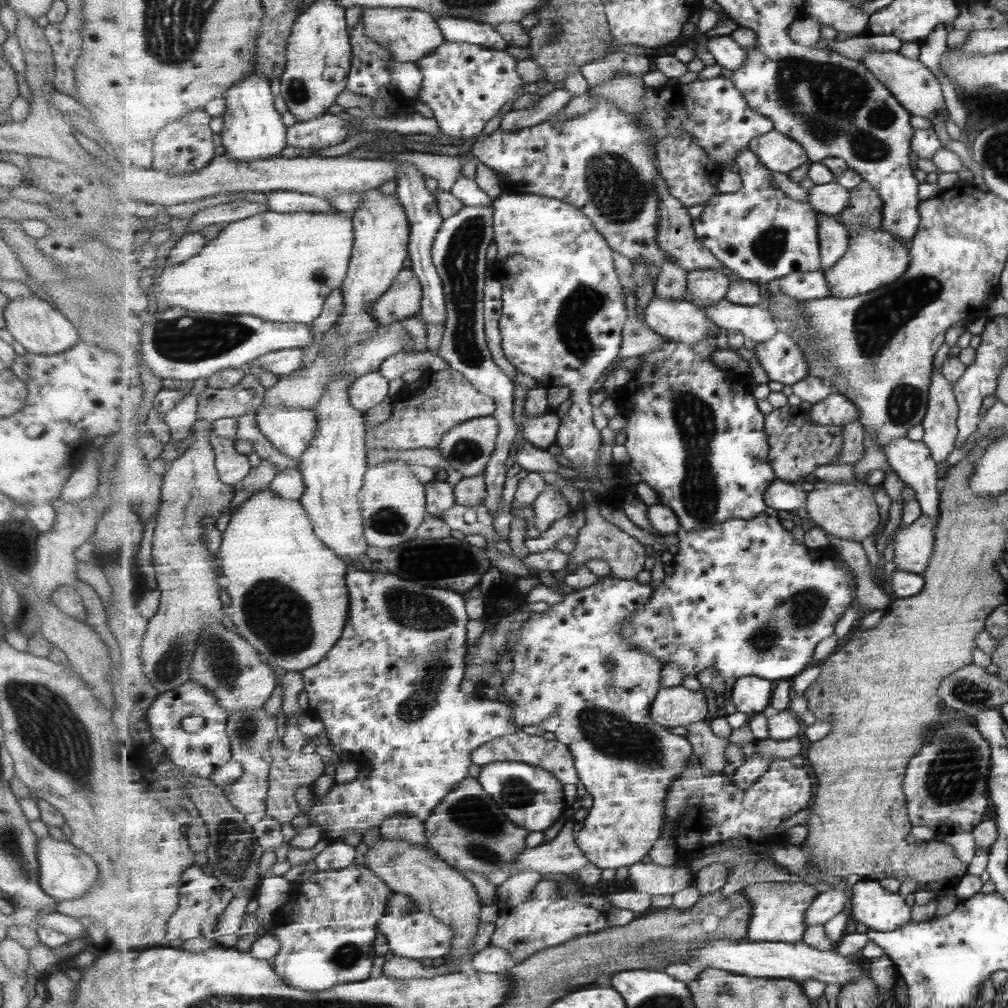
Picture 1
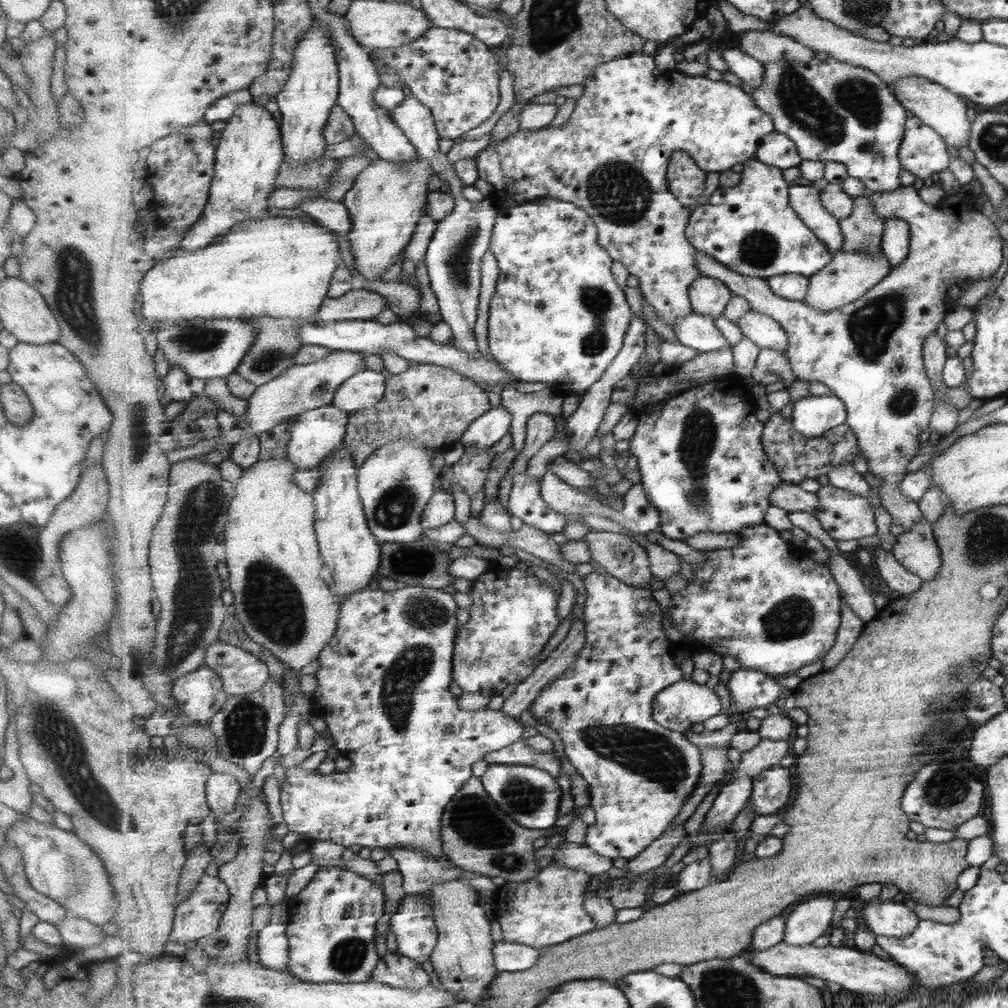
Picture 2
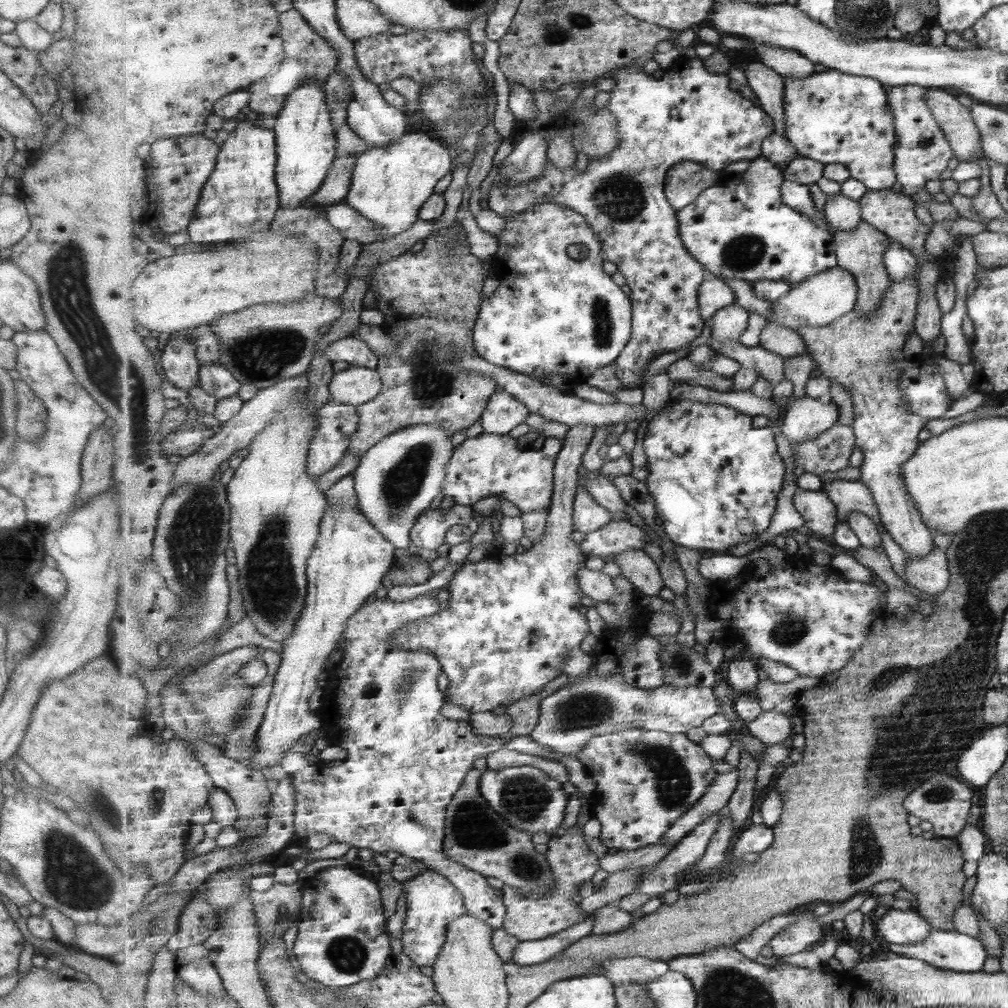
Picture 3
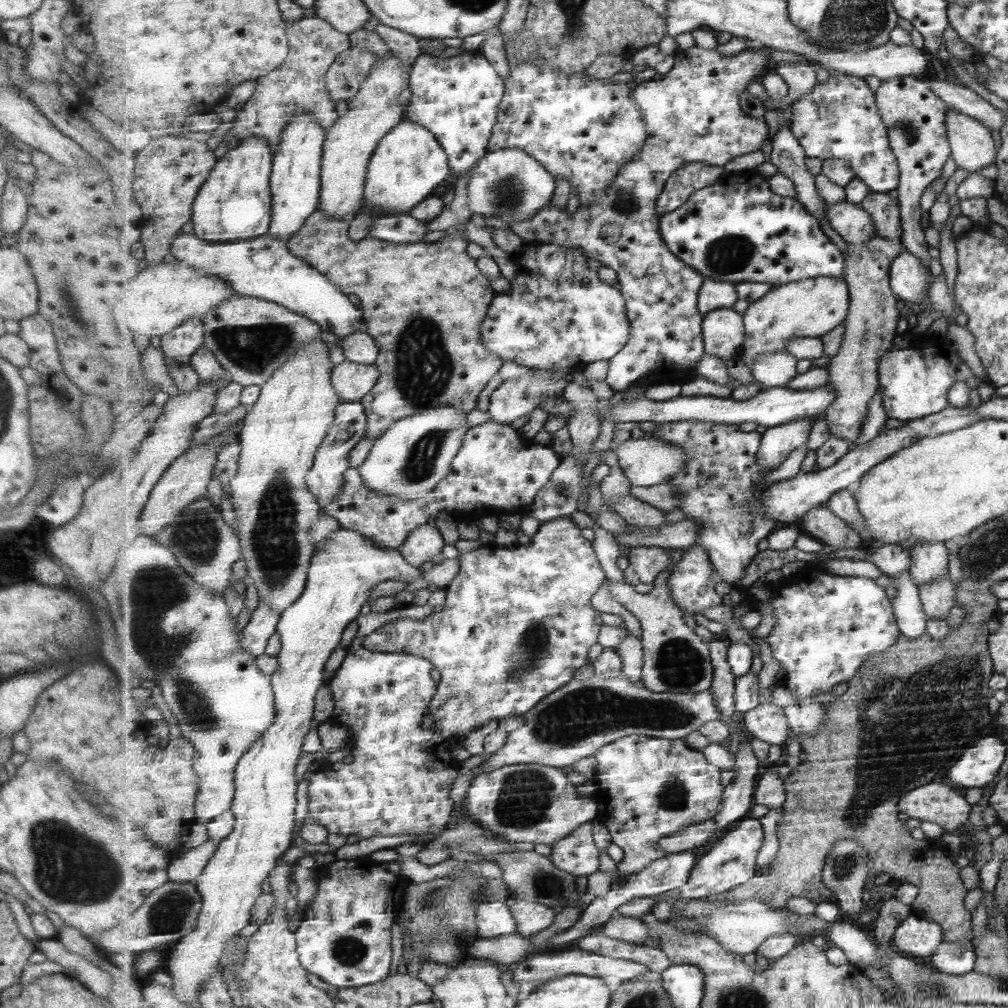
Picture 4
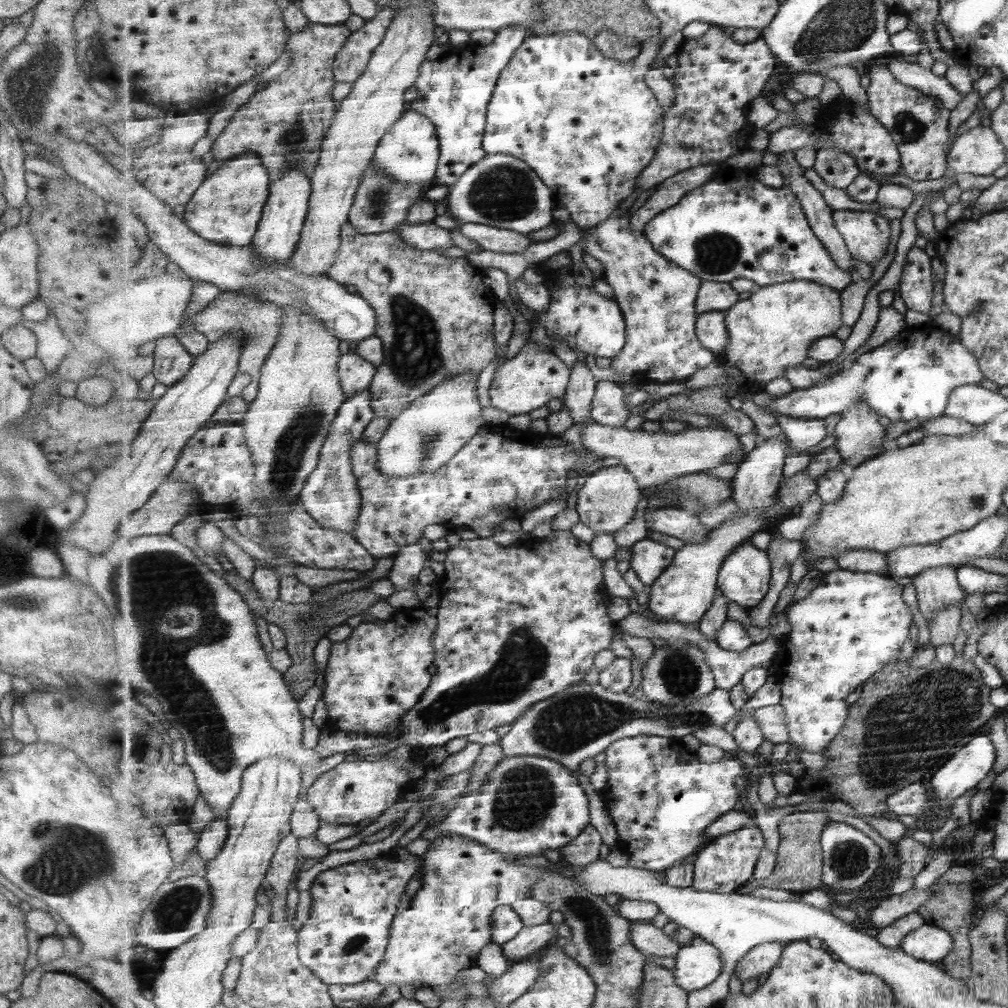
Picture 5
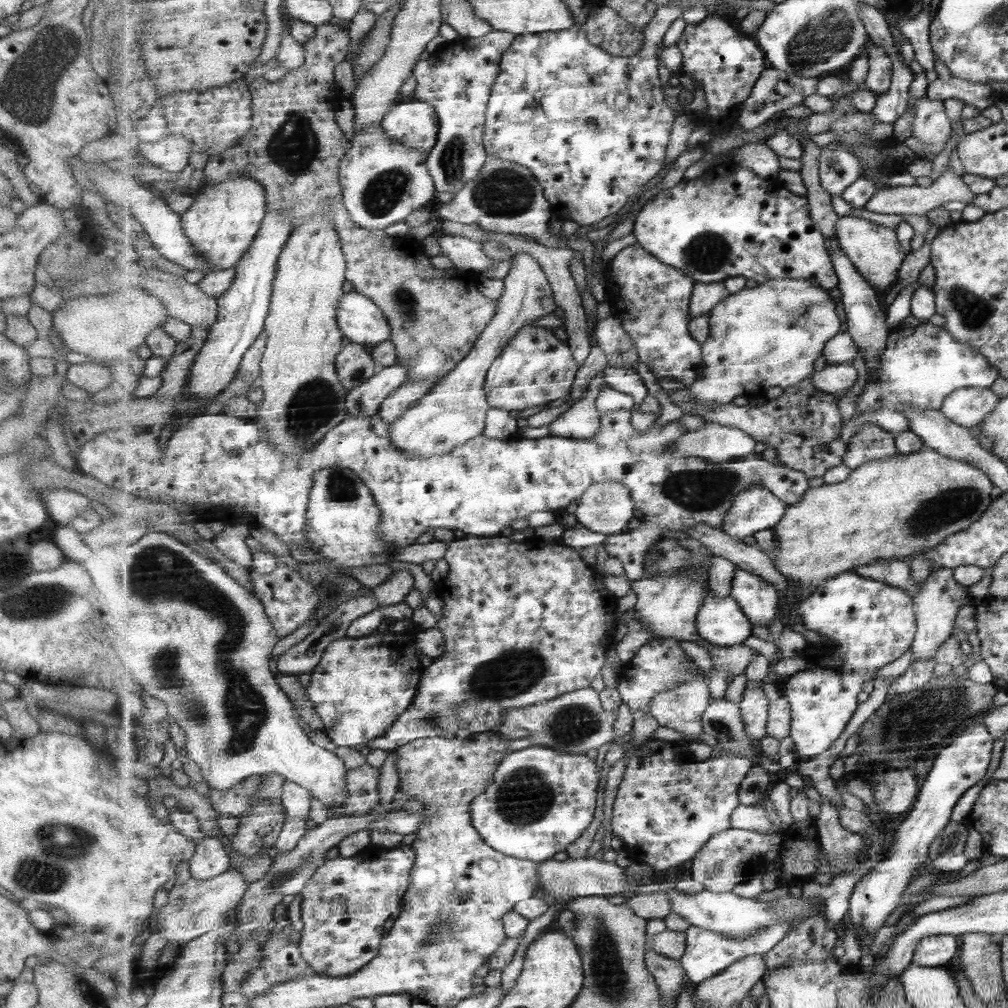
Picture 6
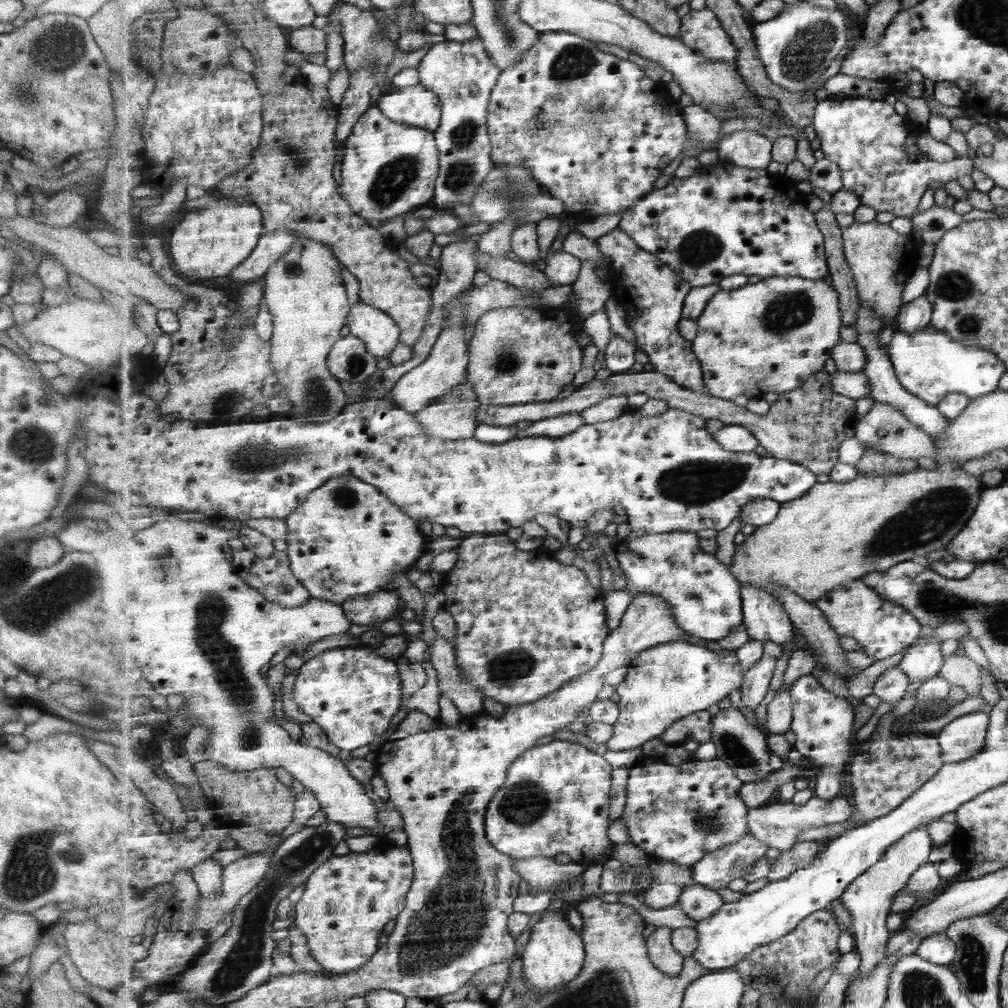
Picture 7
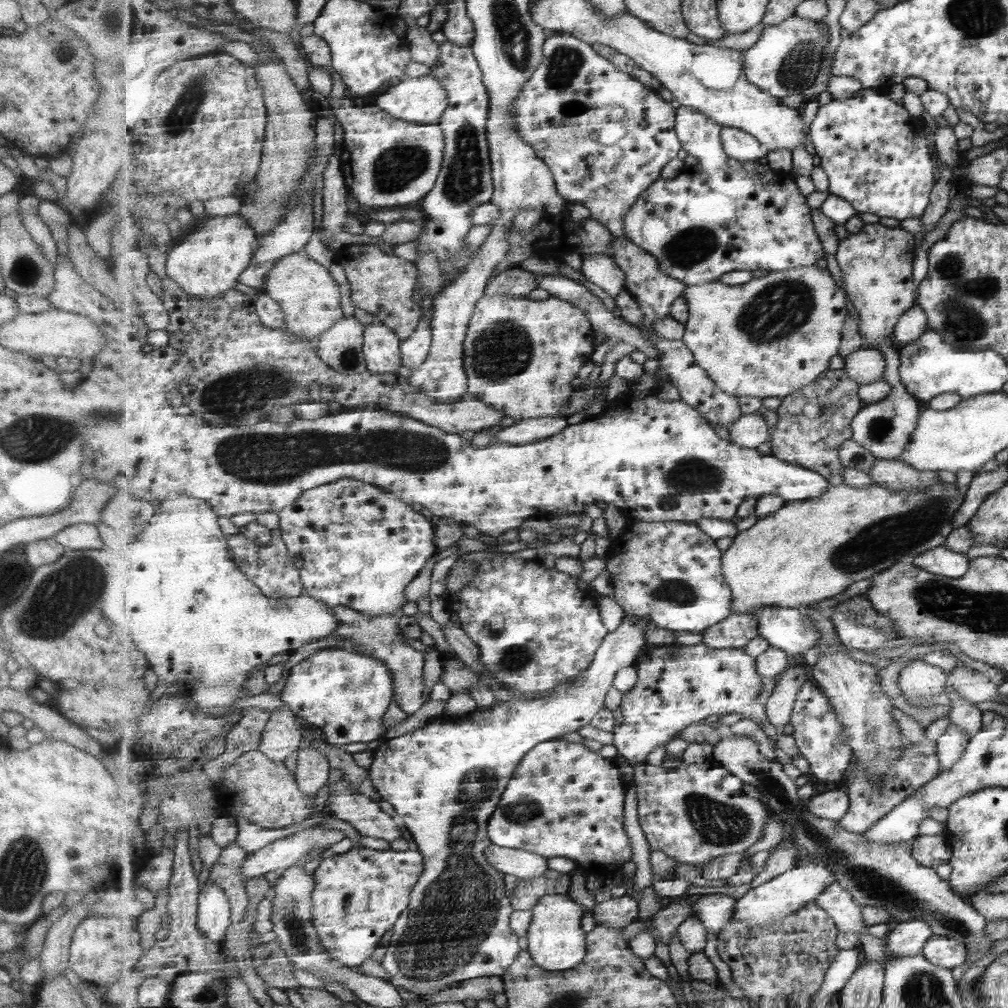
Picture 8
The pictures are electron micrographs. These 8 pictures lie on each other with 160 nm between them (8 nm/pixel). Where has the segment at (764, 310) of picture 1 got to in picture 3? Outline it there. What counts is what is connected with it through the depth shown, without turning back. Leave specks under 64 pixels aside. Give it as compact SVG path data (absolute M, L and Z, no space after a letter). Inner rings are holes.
M768 323L760 339L761 347L783 357L797 357L807 354L807 344L798 332L777 323Z

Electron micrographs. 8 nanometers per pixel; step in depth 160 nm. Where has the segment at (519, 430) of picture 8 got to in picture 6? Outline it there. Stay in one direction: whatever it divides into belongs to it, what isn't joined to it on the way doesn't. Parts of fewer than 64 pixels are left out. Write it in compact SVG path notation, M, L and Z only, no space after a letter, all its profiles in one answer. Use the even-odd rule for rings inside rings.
M599 372L591 382L585 398L573 404L548 426L551 435L585 440L594 437L600 431L602 416L597 406L597 398L605 384L603 376L605 372Z

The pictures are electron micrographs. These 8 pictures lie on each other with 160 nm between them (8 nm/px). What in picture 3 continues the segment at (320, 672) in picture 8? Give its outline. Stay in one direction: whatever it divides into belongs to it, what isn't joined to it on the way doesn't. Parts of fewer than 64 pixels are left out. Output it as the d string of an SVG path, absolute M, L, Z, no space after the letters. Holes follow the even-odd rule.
M429 592L423 596L417 596L417 599L407 602L395 602L389 598L378 600L372 598L367 602L363 609L359 610L353 618L349 619L348 629L343 634L340 645L342 645L342 660L337 664L335 674L333 674L333 680L327 681L326 686L323 688L323 701L321 702L322 711L318 709L316 712L321 716L323 722L325 722L325 729L331 732L333 736L337 736L337 746L340 746L347 750L347 756L342 762L338 762L337 766L327 766L318 768L314 764L307 766L307 768L301 768L290 773L289 777L293 780L293 786L295 786L295 796L297 796L297 807L295 807L295 836L298 840L304 839L315 834L329 834L335 838L335 842L345 842L354 848L368 848L374 852L385 854L389 850L398 852L401 856L409 856L415 860L421 862L426 866L427 870L437 872L441 876L445 876L449 882L453 882L455 886L463 893L465 899L465 908L467 912L473 915L475 918L488 923L493 927L493 931L502 930L504 928L504 922L508 911L507 905L504 901L504 892L502 889L493 888L487 878L484 875L478 874L476 871L461 865L449 859L449 855L444 852L444 841L446 838L446 819L448 818L448 807L456 797L457 791L463 786L467 773L474 767L474 762L480 754L490 755L501 750L507 740L514 735L512 733L508 736L489 736L477 734L473 730L472 723L461 720L451 720L441 715L441 708L445 706L445 693L439 690L439 684L437 684L437 678L439 674L443 674L444 670L440 659L433 654L432 651L421 650L403 650L402 647L392 646L390 640L394 637L395 633L399 633L399 630L403 629L405 625L412 625L413 621L424 620L425 617L431 617L434 614L439 613L441 610L441 602L435 596L432 596Z

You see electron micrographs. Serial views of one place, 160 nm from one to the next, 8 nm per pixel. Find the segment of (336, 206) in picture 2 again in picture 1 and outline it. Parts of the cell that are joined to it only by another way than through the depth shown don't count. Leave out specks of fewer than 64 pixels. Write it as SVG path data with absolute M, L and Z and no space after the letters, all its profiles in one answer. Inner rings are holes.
M281 191L268 193L270 210L279 213L337 211L329 199L297 191Z

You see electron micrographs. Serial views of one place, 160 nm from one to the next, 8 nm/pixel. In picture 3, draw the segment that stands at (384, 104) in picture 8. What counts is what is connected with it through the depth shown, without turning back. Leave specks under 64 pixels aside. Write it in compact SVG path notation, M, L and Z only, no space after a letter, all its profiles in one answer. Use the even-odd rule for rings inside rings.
M410 130L392 140L388 145L367 149L359 155L354 166L350 191L344 202L358 210L363 216L376 222L384 236L379 241L383 241L404 233L416 224L421 208L436 194L438 182L451 172L453 172L453 156L449 154L447 146L432 132Z

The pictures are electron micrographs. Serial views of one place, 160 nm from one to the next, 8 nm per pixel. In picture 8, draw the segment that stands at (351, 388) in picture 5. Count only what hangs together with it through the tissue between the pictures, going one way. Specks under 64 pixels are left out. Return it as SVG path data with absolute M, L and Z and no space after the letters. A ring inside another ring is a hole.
M343 318L317 341L323 362L343 374L361 374L368 370L364 354L365 326L357 318Z

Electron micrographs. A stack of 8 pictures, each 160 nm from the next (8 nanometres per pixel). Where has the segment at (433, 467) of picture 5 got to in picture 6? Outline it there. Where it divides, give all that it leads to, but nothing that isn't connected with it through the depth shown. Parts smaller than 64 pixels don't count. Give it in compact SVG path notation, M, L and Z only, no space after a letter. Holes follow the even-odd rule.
M521 251L514 255L503 282L505 287L498 299L497 315L484 334L481 334L471 353L443 377L435 388L429 391L427 397L415 403L411 410L392 423L390 431L393 444L407 456L421 460L433 459L453 452L459 445L481 435L485 430L487 412L492 407L485 391L489 369L521 329L532 326L537 318L559 313L553 287L543 267L532 254Z

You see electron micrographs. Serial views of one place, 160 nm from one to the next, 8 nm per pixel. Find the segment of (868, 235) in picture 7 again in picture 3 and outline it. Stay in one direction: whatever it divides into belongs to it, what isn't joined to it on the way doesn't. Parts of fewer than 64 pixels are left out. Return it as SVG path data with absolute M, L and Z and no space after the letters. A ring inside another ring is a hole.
M843 193L827 196L825 203L826 220L835 230L856 230L862 223L860 201L853 200Z

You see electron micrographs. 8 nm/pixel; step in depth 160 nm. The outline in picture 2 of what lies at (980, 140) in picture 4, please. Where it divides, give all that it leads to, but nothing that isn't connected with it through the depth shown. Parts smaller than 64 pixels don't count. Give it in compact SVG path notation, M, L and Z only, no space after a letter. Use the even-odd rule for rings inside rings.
M904 76L896 82L894 90L897 98L907 107L911 115L925 122L932 128L947 146L967 146L970 137L970 123L965 116L965 100L959 95L949 92L939 84L927 80L924 76Z

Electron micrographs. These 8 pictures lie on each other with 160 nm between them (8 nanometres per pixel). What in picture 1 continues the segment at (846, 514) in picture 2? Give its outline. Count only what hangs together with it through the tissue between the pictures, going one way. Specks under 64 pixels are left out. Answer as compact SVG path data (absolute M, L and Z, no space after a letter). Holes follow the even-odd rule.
M819 480L814 489L808 493L808 503L805 515L827 532L834 541L845 540L859 542L875 534L881 516L879 516L879 506L875 502L874 487L865 481L856 480L849 484L839 484Z

